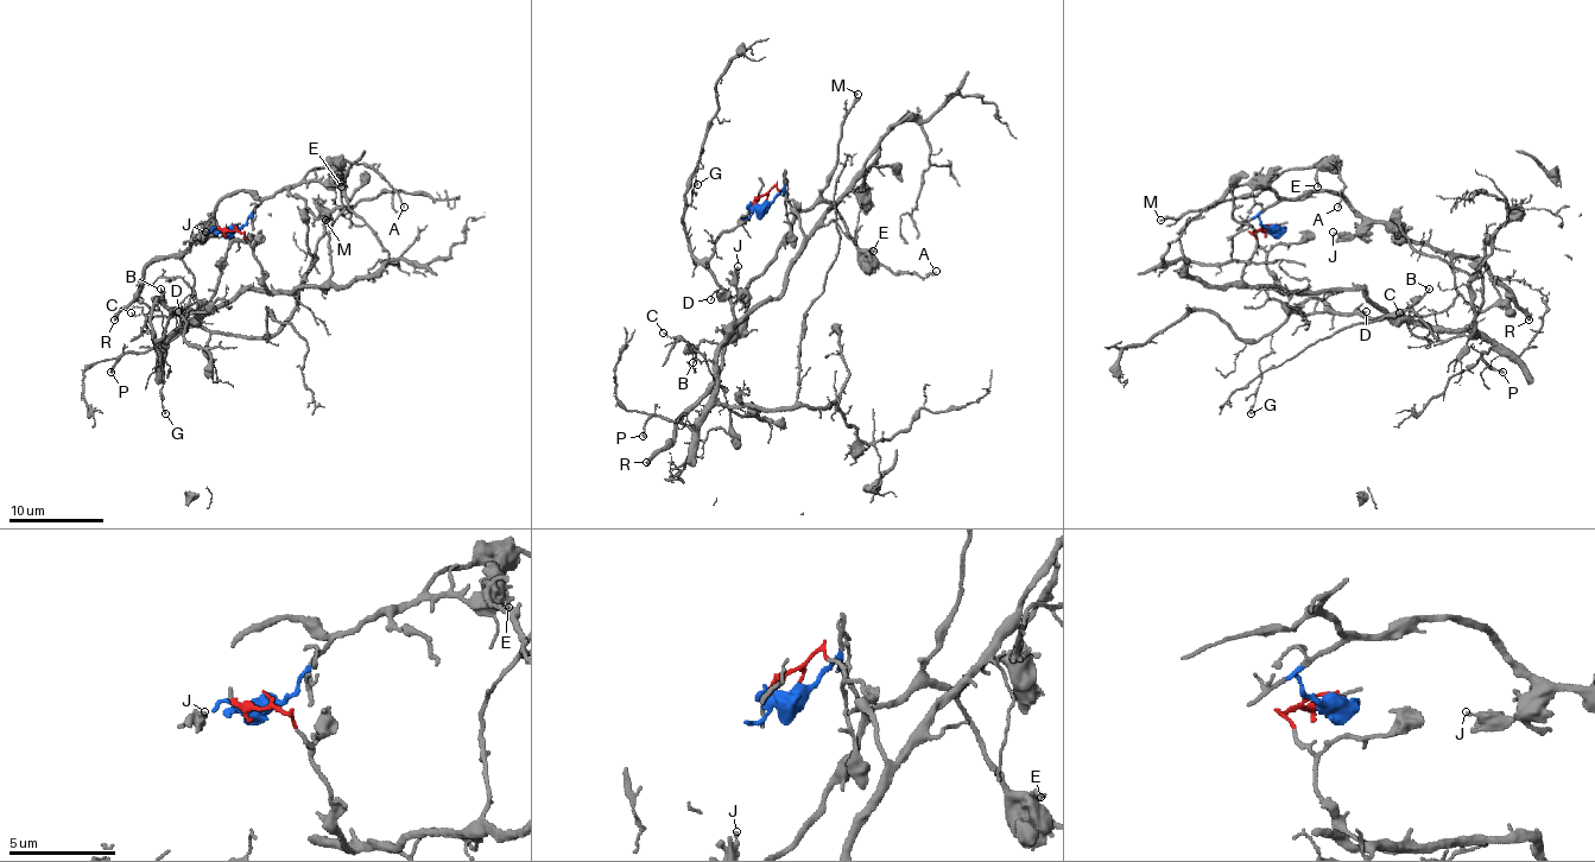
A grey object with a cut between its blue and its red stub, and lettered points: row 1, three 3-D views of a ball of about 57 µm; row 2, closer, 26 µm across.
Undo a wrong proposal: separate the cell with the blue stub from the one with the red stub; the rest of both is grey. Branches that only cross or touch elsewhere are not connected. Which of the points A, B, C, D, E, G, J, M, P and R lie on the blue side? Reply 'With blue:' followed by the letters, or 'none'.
With blue: A, C, E, J, M, R

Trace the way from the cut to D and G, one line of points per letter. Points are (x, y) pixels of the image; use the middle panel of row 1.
D: (764, 207), (773, 188), (780, 190), (802, 228), (804, 249), (787, 285), (740, 318), (722, 290), (710, 299)
G: (764, 207), (773, 188), (792, 202), (804, 249), (785, 290), (735, 318), (684, 226), (698, 183)

